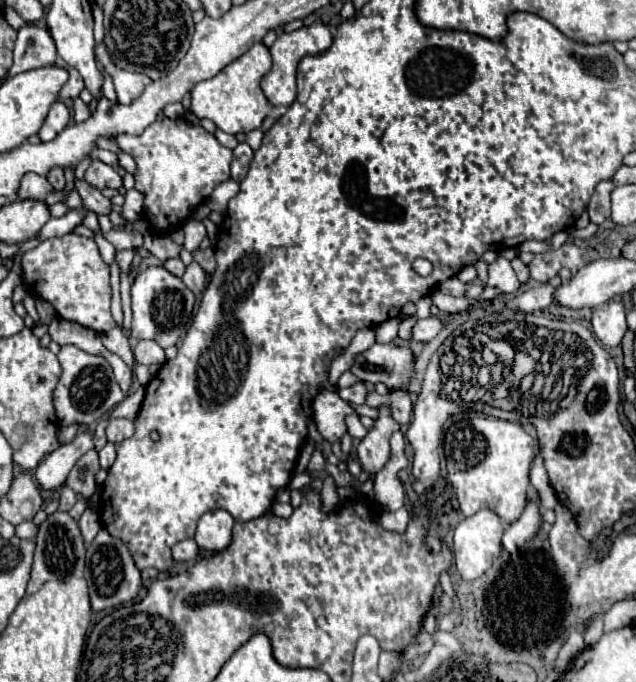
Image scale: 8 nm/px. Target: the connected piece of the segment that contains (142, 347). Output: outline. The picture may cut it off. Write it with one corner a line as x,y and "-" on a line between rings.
140,340
134,348
134,358
140,364
152,366
152,364
164,364
166,356
164,350
154,340

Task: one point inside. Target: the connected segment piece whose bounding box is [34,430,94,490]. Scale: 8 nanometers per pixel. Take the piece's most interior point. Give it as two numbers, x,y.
52,471

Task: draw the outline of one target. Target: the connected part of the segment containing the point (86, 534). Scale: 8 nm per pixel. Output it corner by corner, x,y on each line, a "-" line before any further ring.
88,508
84,514
82,514
82,518
78,520
78,528
82,530
82,538
84,538
84,544
88,546
92,540
94,540
94,536
96,536
96,532
102,528
102,524
100,524
100,518

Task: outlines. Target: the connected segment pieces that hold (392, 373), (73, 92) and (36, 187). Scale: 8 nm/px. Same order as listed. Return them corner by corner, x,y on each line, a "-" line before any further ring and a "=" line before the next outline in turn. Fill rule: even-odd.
374,344
354,358
350,372
362,382
384,382
390,390
396,390
410,384
414,374
414,358
406,346
=
62,64
62,66
70,72
70,78
68,78
68,82
64,84
64,88
62,88
62,92
60,92
60,98
62,98
62,100
66,100
66,98
78,98
80,92
84,90
82,76
78,74
76,68
70,68
68,64
=
75,168
65,170
65,179
68,180
67,185
62,194
58,194
58,190
54,190
50,186
50,182
46,180
46,176
38,176
38,174
26,174
20,182
18,188
18,198
20,200
42,200
46,204
56,204
56,202
64,202
74,188

